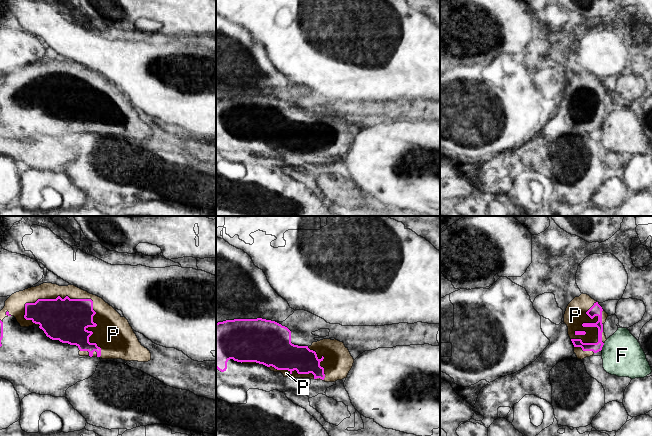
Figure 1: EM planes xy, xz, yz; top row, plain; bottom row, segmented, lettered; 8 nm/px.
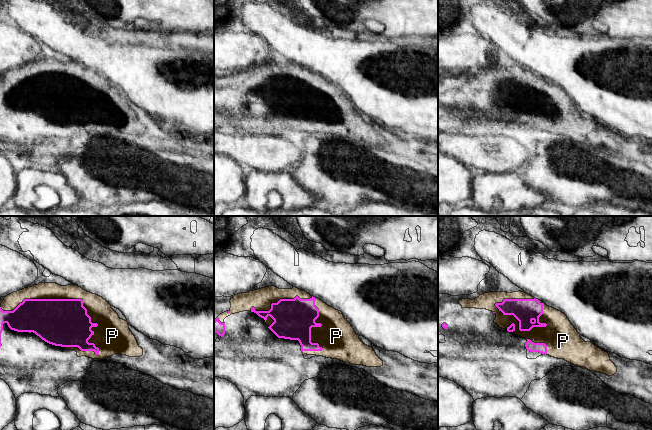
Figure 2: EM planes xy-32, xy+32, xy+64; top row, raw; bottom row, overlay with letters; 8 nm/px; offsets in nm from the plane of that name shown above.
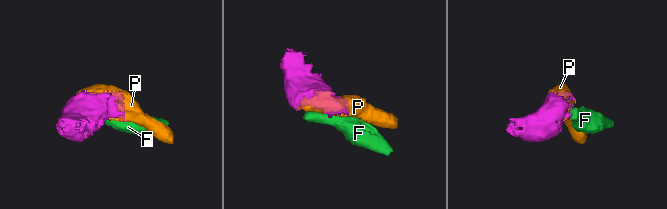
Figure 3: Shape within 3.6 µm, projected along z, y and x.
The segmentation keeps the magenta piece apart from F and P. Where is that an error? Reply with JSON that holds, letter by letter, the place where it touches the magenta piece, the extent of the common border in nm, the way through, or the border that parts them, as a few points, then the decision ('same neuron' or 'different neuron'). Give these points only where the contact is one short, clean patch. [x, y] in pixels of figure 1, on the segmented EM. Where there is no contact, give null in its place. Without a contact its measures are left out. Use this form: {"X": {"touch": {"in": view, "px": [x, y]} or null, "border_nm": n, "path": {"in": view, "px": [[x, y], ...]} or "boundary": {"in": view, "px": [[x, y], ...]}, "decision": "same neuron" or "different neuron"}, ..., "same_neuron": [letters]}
{"F": {"touch": {"in": "yz", "px": [602, 346]}, "border_nm": 70, "boundary": {"in": "yz", "px": [[604, 343], [600, 350]]}, "decision": "different neuron"}, "P": {"touch": {"in": "xy", "px": [92, 301]}, "border_nm": 750, "decision": "same neuron"}, "same_neuron": ["P"]}

